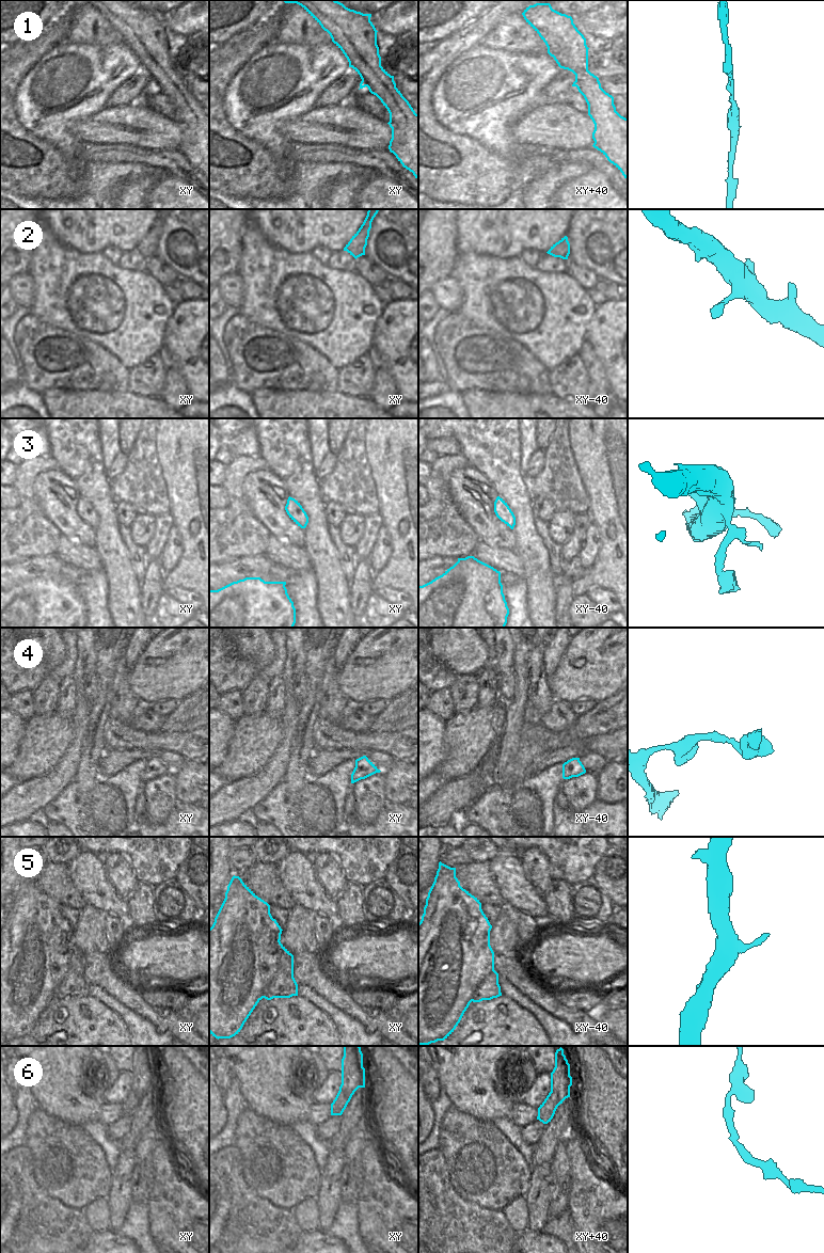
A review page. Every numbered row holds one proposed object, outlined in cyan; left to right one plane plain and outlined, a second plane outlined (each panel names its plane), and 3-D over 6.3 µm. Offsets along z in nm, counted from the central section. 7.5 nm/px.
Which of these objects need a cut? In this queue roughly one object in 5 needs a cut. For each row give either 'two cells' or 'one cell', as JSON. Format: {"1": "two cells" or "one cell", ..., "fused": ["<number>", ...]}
{"1": "one cell", "2": "one cell", "3": "one cell", "4": "one cell", "5": "two cells", "6": "two cells", "fused": ["5", "6"]}

